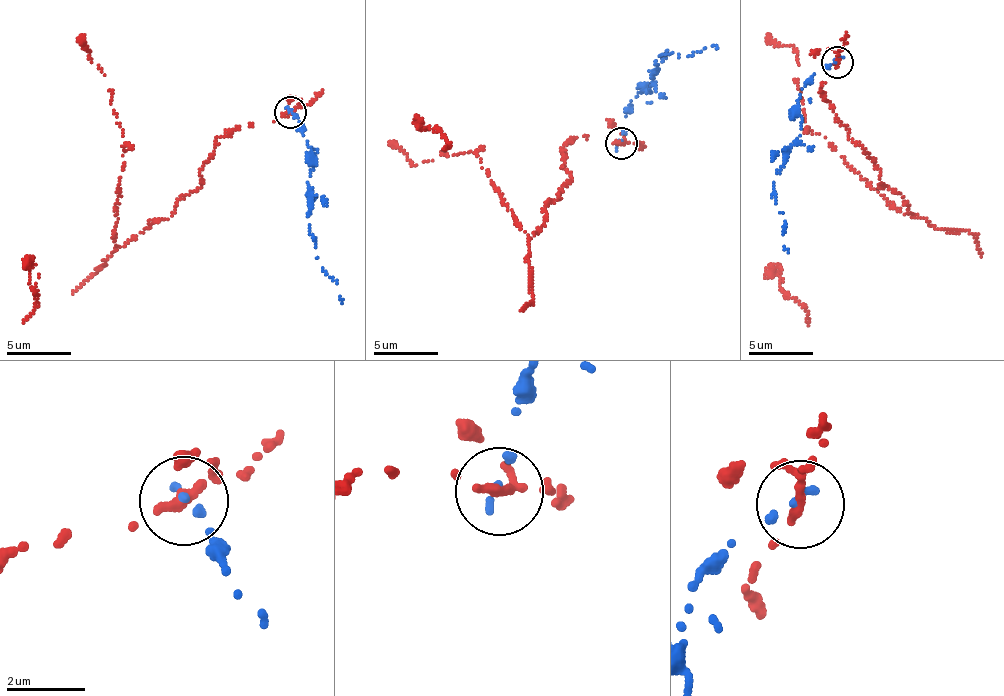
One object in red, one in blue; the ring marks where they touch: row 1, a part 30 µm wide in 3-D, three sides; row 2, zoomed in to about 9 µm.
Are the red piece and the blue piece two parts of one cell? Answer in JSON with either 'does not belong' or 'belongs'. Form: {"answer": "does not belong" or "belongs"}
{"answer": "does not belong"}

